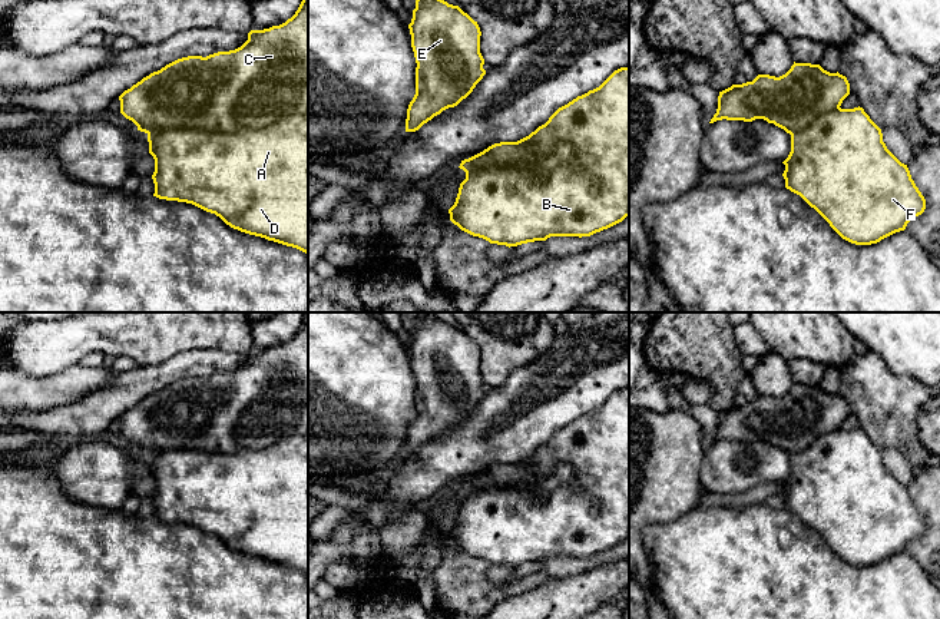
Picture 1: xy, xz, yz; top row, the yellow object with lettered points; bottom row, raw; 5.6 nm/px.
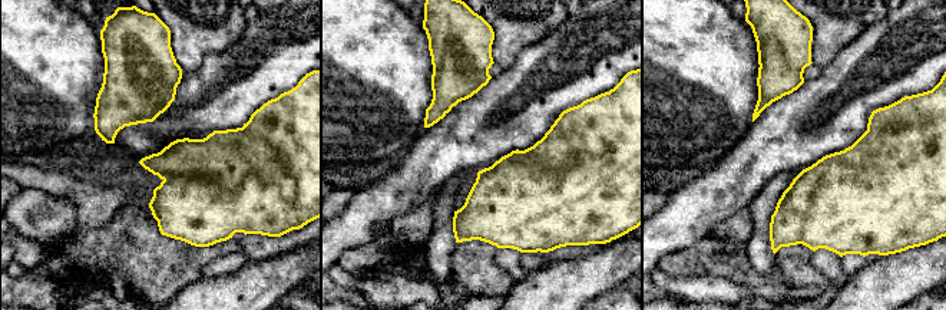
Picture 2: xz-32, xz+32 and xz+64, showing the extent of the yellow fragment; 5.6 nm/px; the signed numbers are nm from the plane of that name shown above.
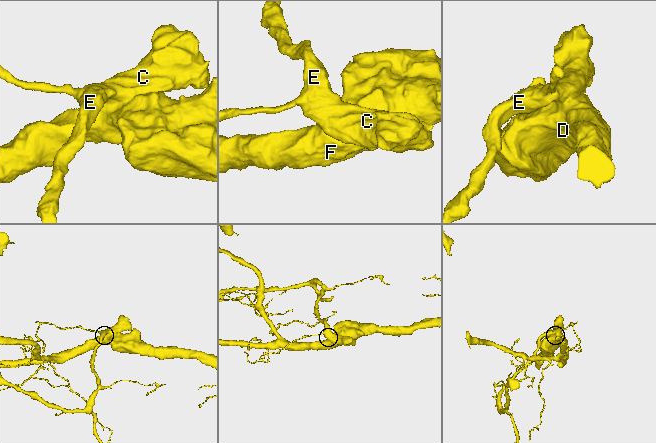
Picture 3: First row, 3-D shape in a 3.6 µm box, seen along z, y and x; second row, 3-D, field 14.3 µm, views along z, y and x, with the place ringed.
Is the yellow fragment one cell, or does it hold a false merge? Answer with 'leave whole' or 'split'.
split

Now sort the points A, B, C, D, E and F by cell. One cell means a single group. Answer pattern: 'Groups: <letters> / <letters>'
Groups: A B D F / C E

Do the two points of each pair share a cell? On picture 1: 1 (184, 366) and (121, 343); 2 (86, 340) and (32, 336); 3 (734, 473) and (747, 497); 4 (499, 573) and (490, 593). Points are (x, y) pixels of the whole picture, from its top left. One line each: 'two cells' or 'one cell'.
1: two cells
2: one cell
3: two cells
4: two cells

